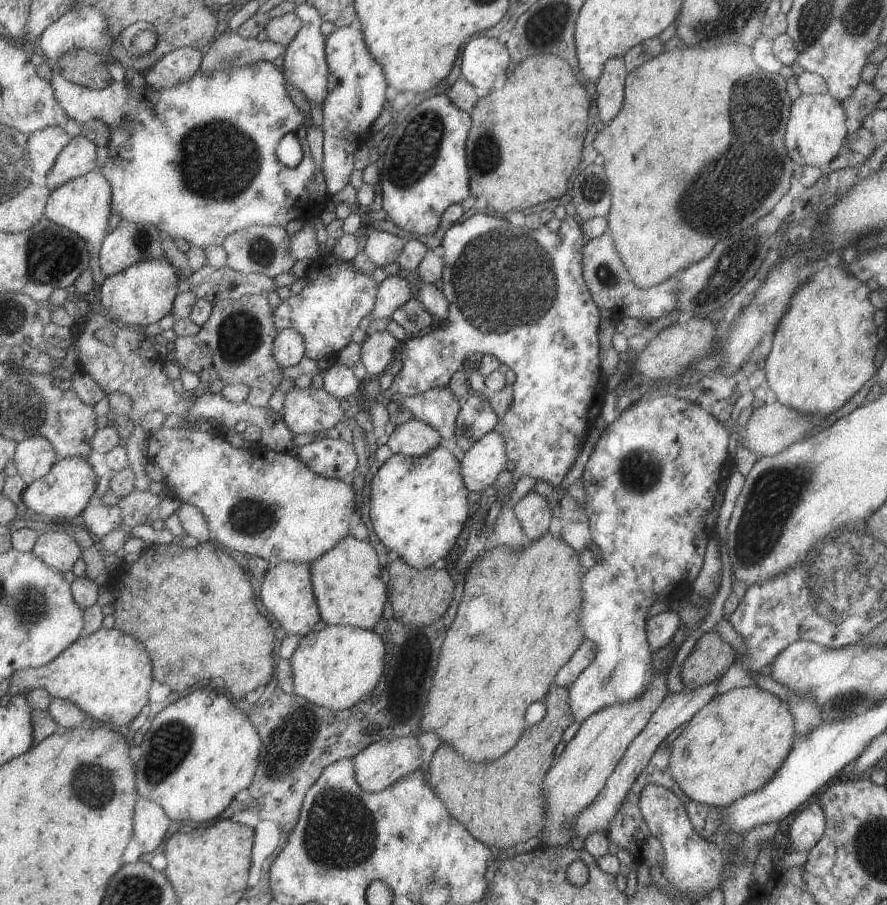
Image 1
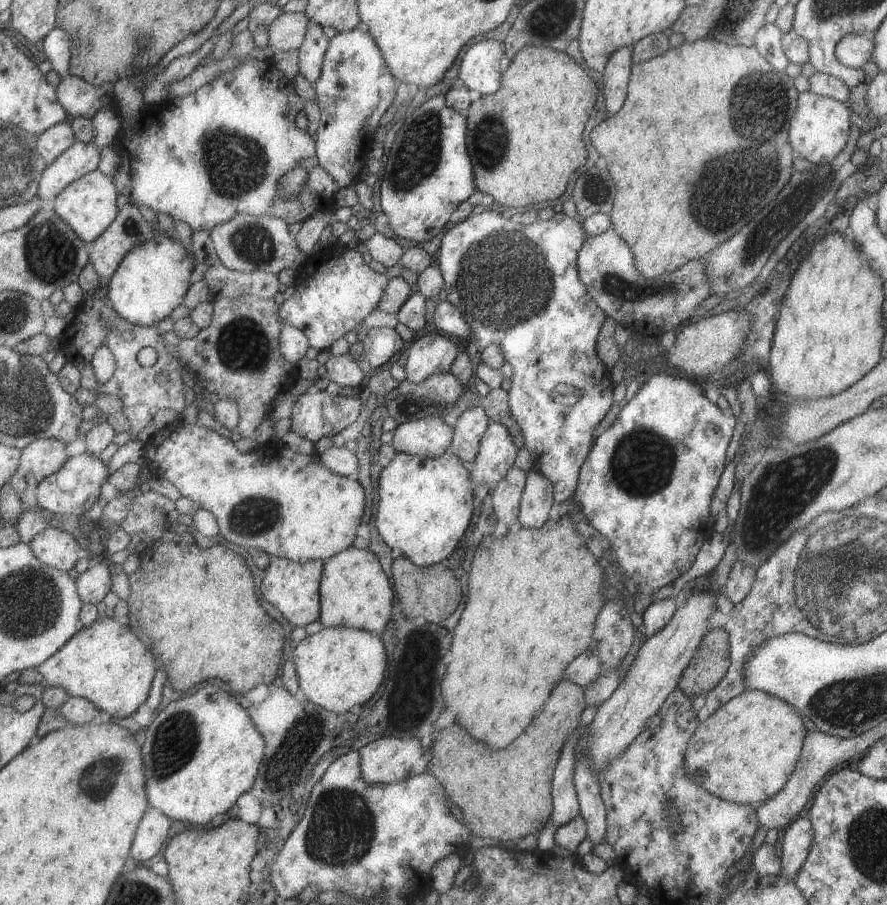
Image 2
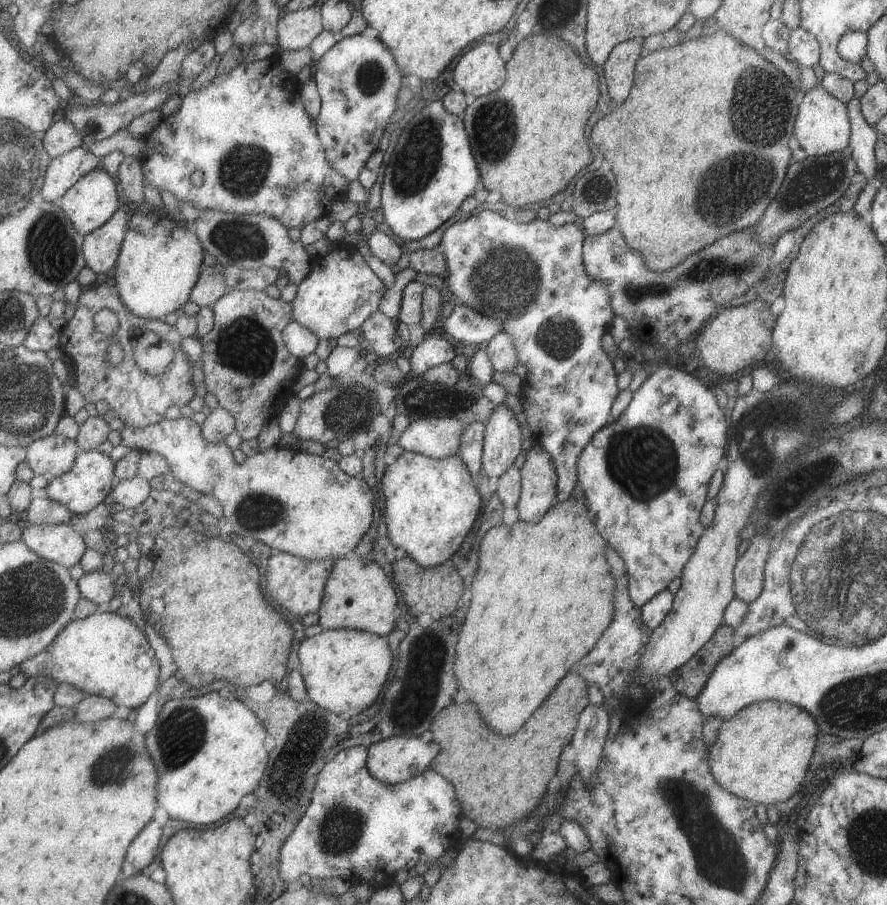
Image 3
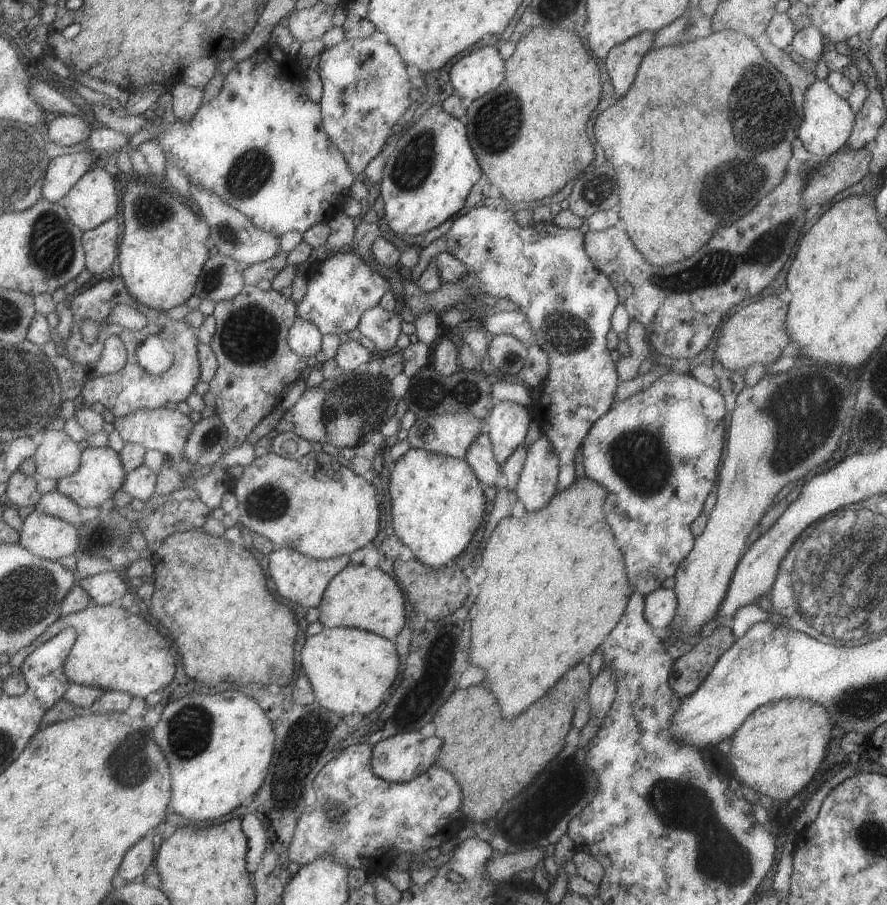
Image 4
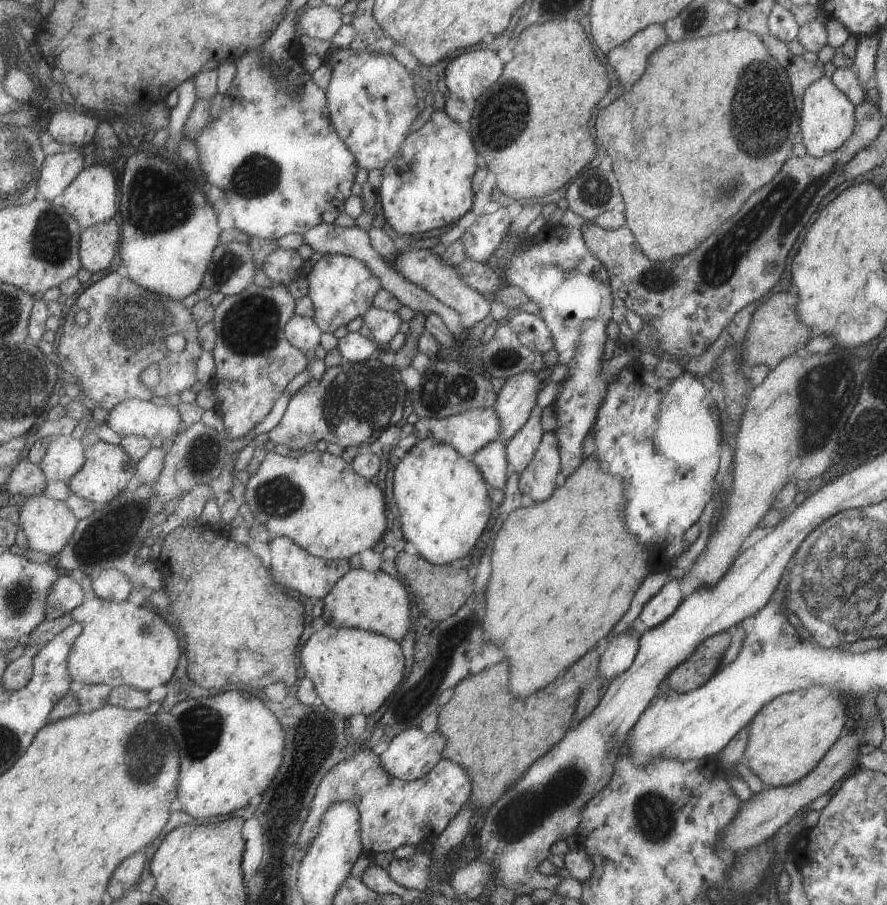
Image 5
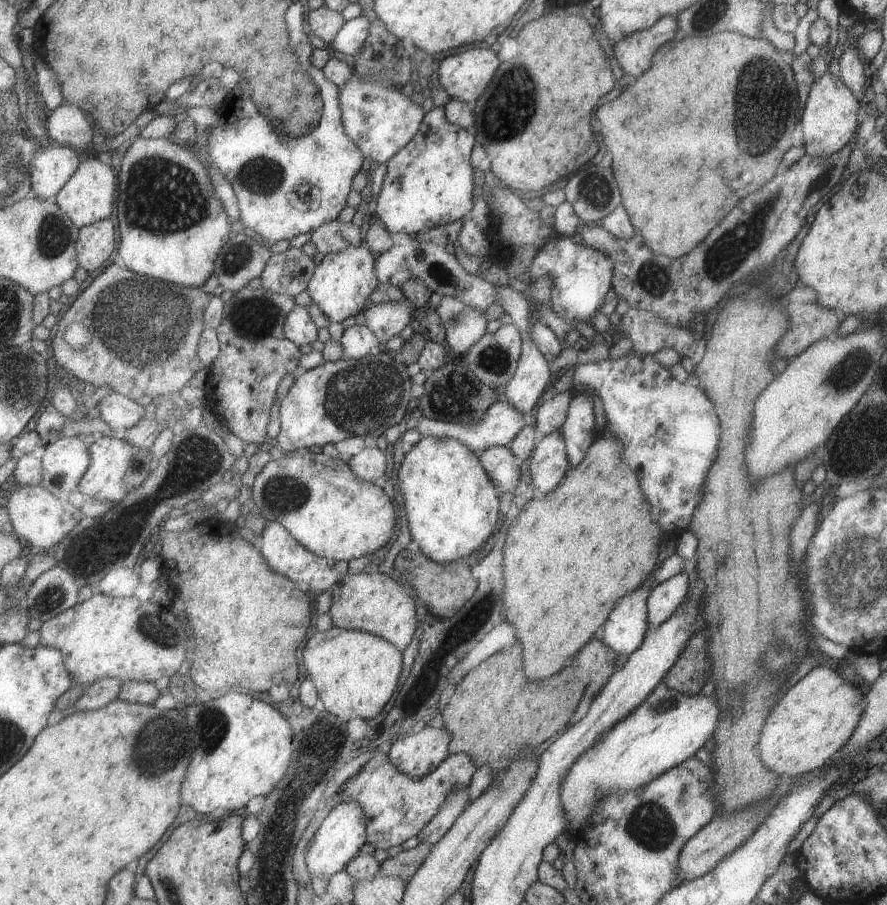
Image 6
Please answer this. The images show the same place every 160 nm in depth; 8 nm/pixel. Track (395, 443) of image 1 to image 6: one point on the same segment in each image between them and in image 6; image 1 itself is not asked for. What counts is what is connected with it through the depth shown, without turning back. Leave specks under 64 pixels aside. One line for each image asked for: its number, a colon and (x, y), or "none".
2: (430, 437)
3: (438, 438)
4: (449, 434)
5: (468, 432)
6: (504, 421)

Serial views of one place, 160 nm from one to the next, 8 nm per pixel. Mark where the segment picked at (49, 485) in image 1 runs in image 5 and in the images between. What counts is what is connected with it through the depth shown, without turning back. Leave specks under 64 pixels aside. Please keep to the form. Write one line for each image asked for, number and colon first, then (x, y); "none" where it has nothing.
2: (76, 488)
3: (93, 478)
4: (102, 473)
5: (109, 468)

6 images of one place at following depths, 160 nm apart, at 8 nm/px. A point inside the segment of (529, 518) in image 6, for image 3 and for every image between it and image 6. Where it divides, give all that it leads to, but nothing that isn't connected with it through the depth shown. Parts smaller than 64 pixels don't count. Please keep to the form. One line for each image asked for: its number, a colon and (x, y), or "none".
3: (544, 592)
4: (556, 588)
5: (559, 585)

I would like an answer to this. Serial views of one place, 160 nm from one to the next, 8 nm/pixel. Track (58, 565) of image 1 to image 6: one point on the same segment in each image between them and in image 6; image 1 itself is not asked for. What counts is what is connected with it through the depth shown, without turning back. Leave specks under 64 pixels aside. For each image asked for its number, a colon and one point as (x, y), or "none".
2: (56, 547)
3: (60, 543)
4: (49, 537)
5: (49, 524)
6: (41, 519)

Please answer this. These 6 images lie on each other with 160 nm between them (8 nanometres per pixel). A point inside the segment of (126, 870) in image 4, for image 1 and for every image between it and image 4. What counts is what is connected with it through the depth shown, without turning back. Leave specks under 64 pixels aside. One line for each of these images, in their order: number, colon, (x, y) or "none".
1: (152, 821)
2: (152, 837)
3: (145, 849)

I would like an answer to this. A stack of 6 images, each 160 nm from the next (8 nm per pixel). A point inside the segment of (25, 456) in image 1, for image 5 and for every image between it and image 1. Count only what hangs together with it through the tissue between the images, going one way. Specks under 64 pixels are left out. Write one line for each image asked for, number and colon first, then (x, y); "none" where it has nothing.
2: (44, 457)
3: (55, 455)
4: (58, 456)
5: (66, 456)

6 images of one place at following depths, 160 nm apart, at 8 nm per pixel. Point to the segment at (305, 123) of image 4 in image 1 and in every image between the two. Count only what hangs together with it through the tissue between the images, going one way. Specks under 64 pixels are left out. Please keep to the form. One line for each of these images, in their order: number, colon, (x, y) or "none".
1: (198, 161)
2: (189, 157)
3: (254, 117)

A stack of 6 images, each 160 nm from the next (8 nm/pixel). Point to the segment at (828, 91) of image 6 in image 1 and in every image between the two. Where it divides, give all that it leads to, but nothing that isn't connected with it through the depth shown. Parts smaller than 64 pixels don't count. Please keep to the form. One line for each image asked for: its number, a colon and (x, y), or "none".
1: (815, 130)
2: (818, 131)
3: (822, 126)
4: (826, 122)
5: (826, 120)

